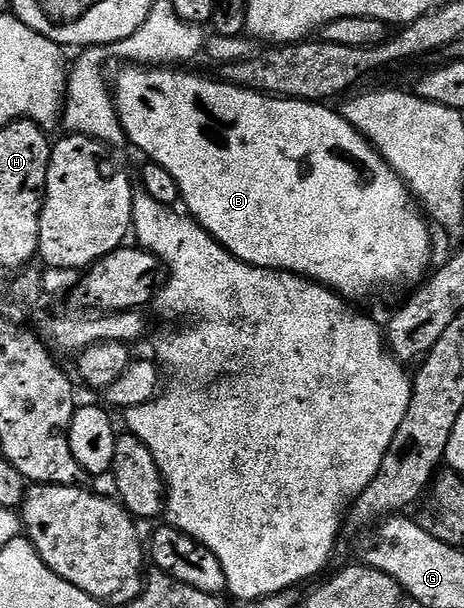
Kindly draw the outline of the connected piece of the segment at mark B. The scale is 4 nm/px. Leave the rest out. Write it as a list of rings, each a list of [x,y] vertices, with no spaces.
[[[125,65],[120,69],[122,71],[117,75],[117,88],[114,86],[111,92],[116,102],[119,121],[122,123],[122,128],[125,131],[126,140],[130,144],[133,142],[146,155],[144,158],[148,162],[163,165],[163,169],[167,169],[167,173],[171,173],[171,177],[175,177],[175,185],[179,185],[179,189],[181,190],[181,203],[184,210],[192,218],[196,219],[203,229],[207,229],[207,233],[211,233],[211,237],[215,237],[222,243],[235,258],[241,259],[245,263],[250,263],[252,267],[268,267],[271,271],[288,271],[290,275],[299,275],[311,279],[314,283],[320,283],[321,286],[329,288],[330,291],[336,291],[346,301],[365,299],[368,295],[373,295],[376,291],[383,290],[384,287],[405,287],[408,283],[417,285],[430,274],[431,266],[429,267],[429,258],[433,255],[433,239],[429,236],[431,223],[427,218],[426,212],[419,206],[418,200],[415,198],[413,192],[406,187],[404,181],[393,172],[391,165],[387,165],[384,157],[347,122],[340,110],[332,111],[329,108],[332,106],[325,103],[308,103],[302,99],[278,99],[272,95],[261,95],[258,91],[249,91],[245,87],[237,87],[234,83],[224,82],[217,77],[214,77],[214,79],[204,79],[201,75],[192,75],[191,72],[187,71],[189,69],[146,69],[144,66],[136,65]]]

